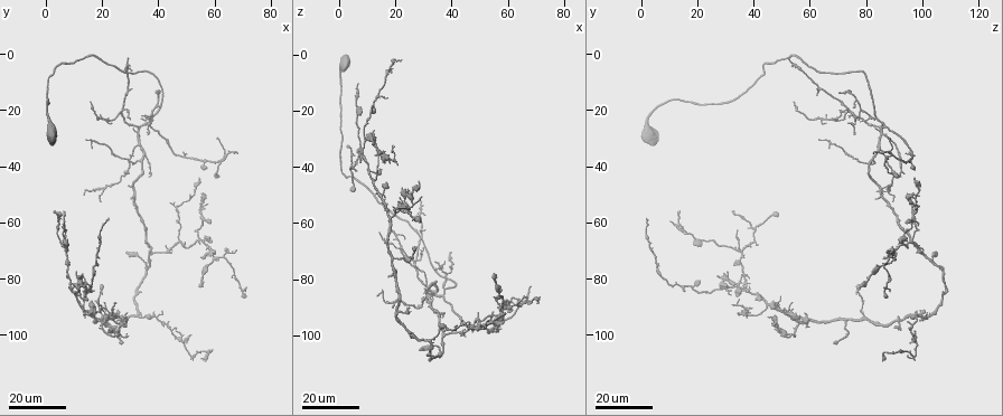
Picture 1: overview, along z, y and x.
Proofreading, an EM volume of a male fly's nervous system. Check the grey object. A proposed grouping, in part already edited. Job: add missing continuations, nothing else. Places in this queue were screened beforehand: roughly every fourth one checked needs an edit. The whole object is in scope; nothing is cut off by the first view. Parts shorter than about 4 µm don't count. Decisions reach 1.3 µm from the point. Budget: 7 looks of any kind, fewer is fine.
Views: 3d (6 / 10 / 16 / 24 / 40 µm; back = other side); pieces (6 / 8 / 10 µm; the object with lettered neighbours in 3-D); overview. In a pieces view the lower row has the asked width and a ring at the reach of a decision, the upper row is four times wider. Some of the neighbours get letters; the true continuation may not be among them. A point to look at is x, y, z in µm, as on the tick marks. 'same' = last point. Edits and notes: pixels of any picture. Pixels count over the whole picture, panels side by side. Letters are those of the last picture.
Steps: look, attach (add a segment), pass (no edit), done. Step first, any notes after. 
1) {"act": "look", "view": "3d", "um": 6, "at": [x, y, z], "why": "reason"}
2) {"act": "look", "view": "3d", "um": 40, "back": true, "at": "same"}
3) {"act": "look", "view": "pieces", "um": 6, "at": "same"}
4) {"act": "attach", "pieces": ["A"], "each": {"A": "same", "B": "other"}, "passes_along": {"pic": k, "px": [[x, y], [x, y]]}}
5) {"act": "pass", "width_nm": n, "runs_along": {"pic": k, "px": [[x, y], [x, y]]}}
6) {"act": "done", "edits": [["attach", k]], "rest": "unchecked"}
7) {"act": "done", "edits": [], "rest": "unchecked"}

{"act": "look", "view": "3d", "um": 16, "at": [49, 67, 91], "why": "an open end"}

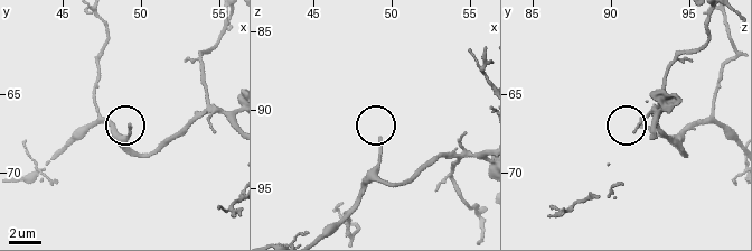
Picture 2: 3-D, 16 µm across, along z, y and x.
{"act": "look", "view": "pieces", "um": 8, "at": [49.2, 67.0, 92.0]}

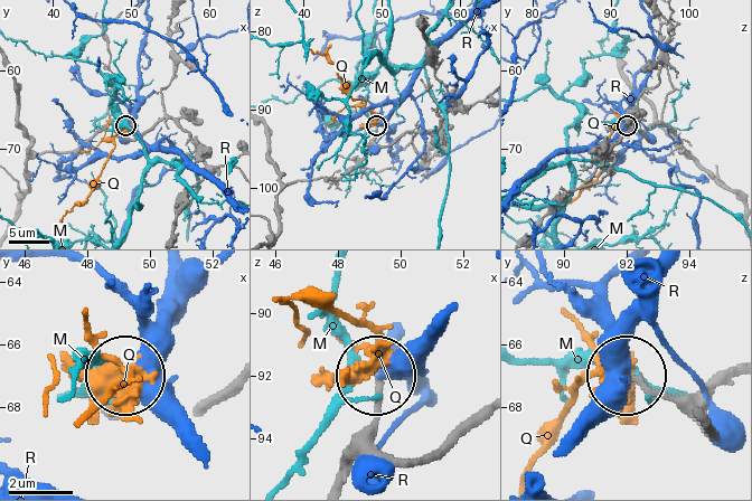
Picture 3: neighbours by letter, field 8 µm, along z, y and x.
{"act": "attach", "pieces": ["Q"], "each": {"M": "other", "Q": "same", "R": "other"}, "found": "it goes on there"}

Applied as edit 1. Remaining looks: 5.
{"act": "look", "view": "overview"}

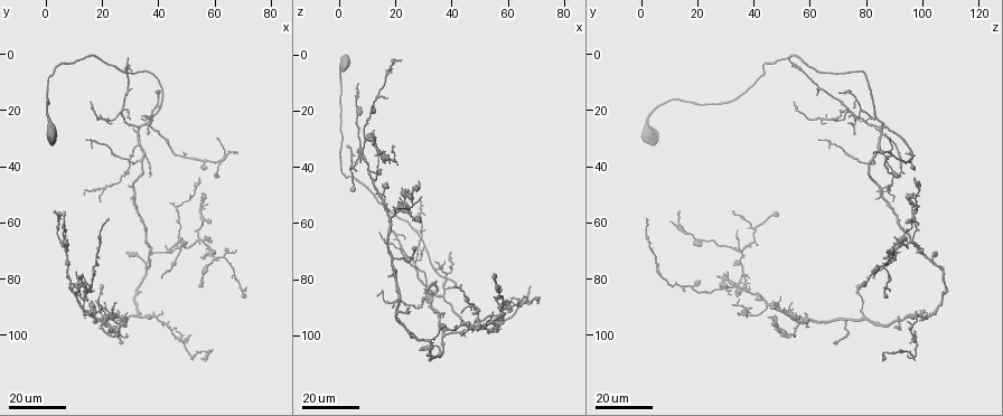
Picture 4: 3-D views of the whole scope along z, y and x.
{"act": "look", "view": "3d", "um": 24, "at": [28, 101, 51], "why": "free end"}

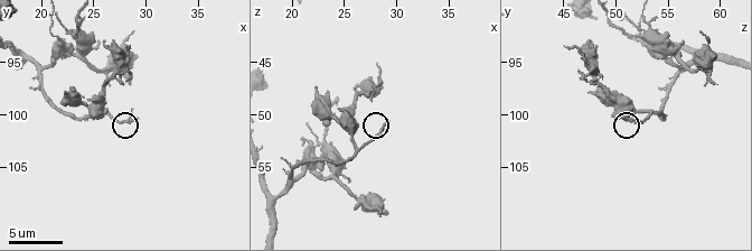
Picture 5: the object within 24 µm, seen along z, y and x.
{"act": "look", "view": "pieces", "um": 10, "at": [29.0, 100.4, 50.6]}

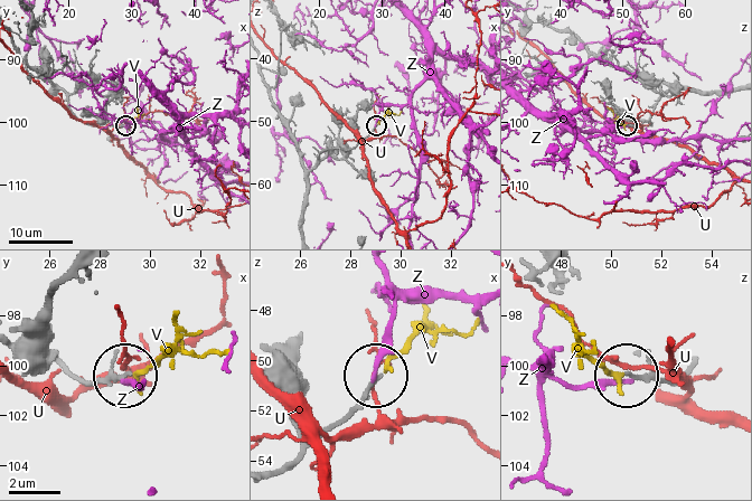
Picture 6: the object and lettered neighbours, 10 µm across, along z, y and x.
{"act": "attach", "pieces": ["V"], "each": {"U": "other", "V": "same", "Z": "other"}, "passes_along": {"pic": 6, "px": [[78, 376], [116, 380], [149, 372], [175, 355], [229, 350]]}, "found": "it goes on there"}

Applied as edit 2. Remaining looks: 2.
{"act": "done", "edits": [["attach", 3], ["attach", 6]], "rest": "unchecked"}

